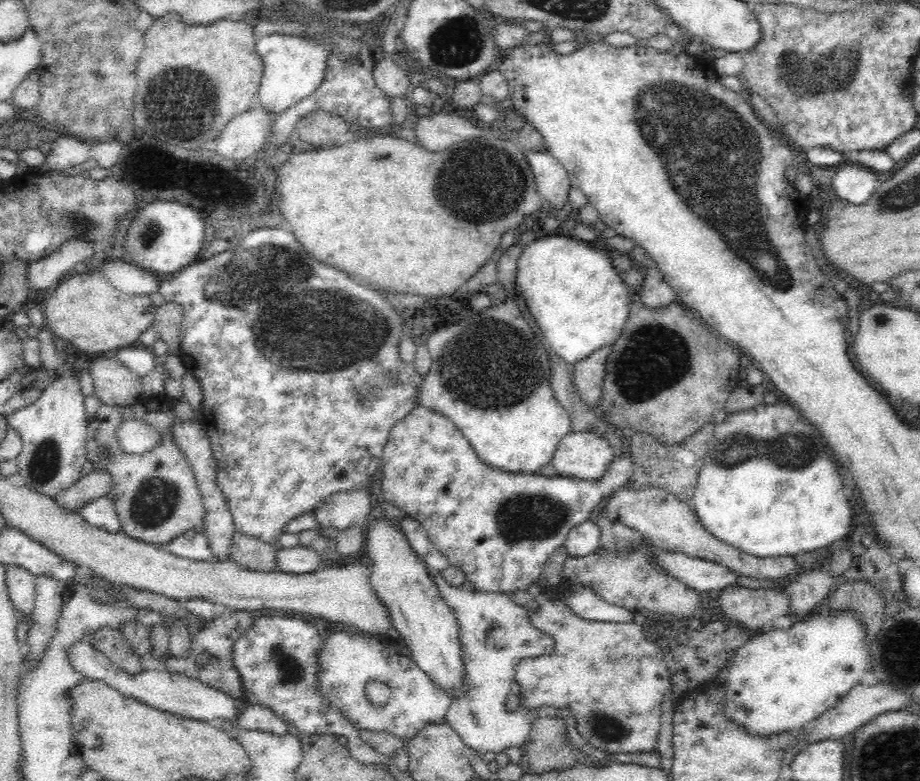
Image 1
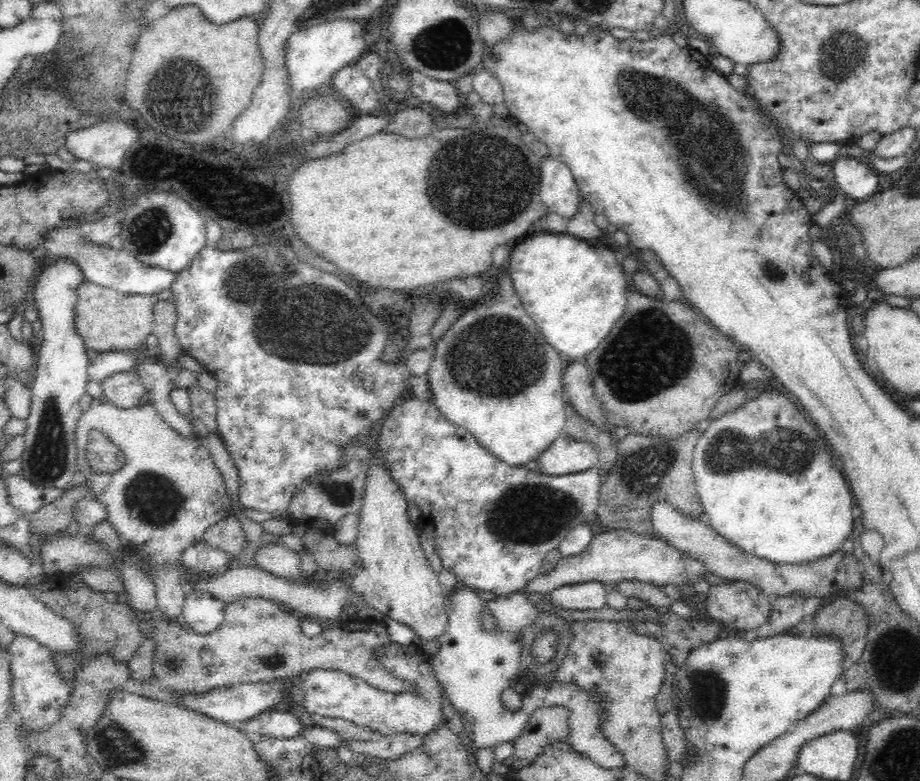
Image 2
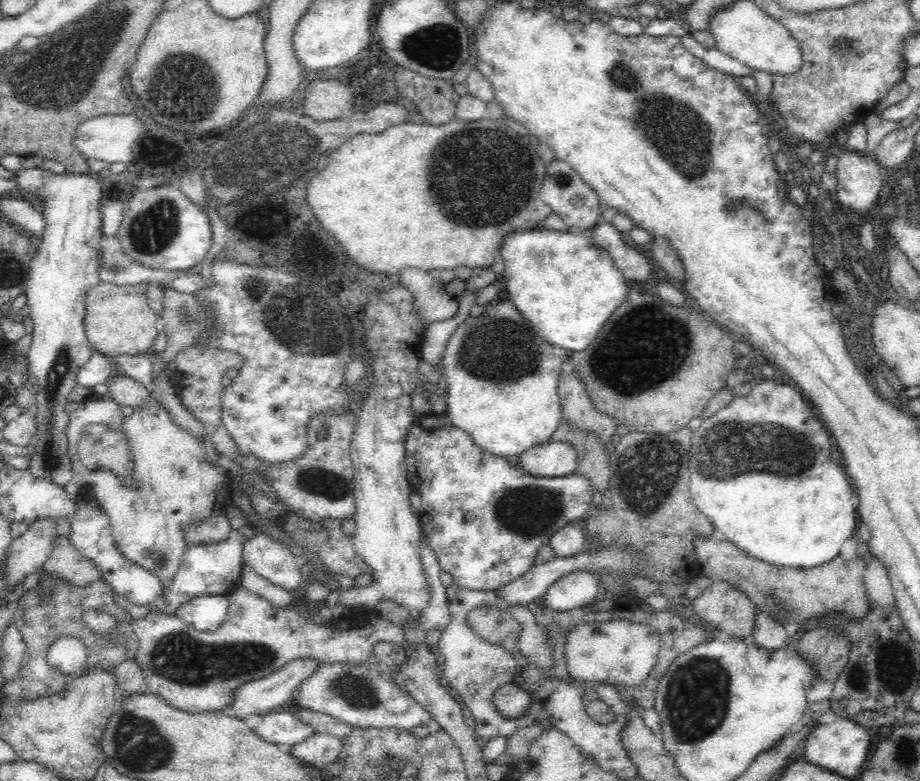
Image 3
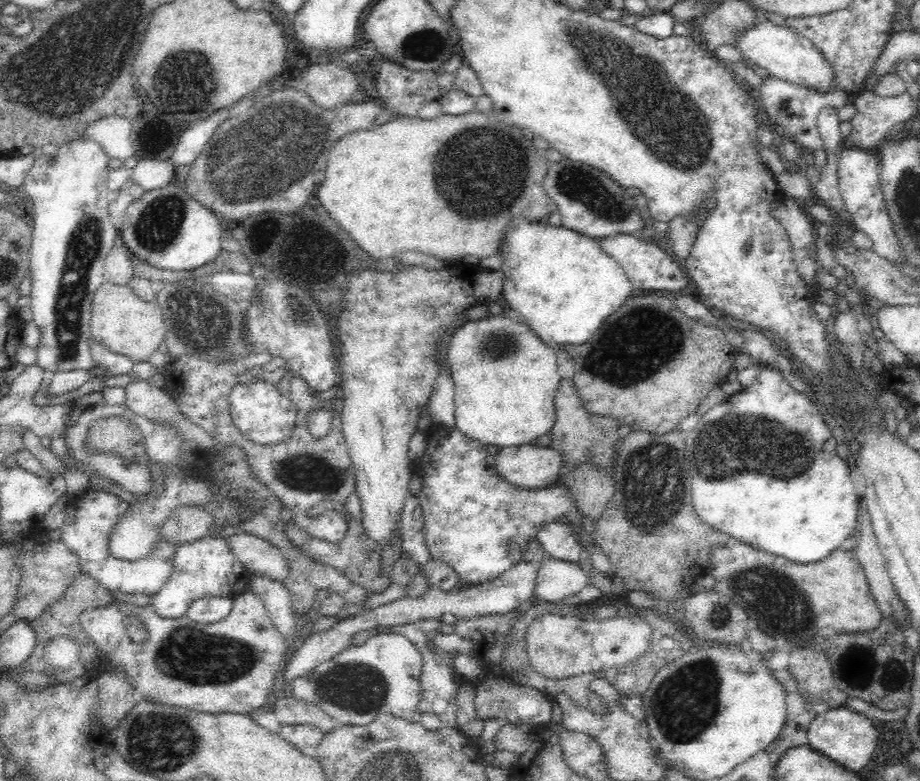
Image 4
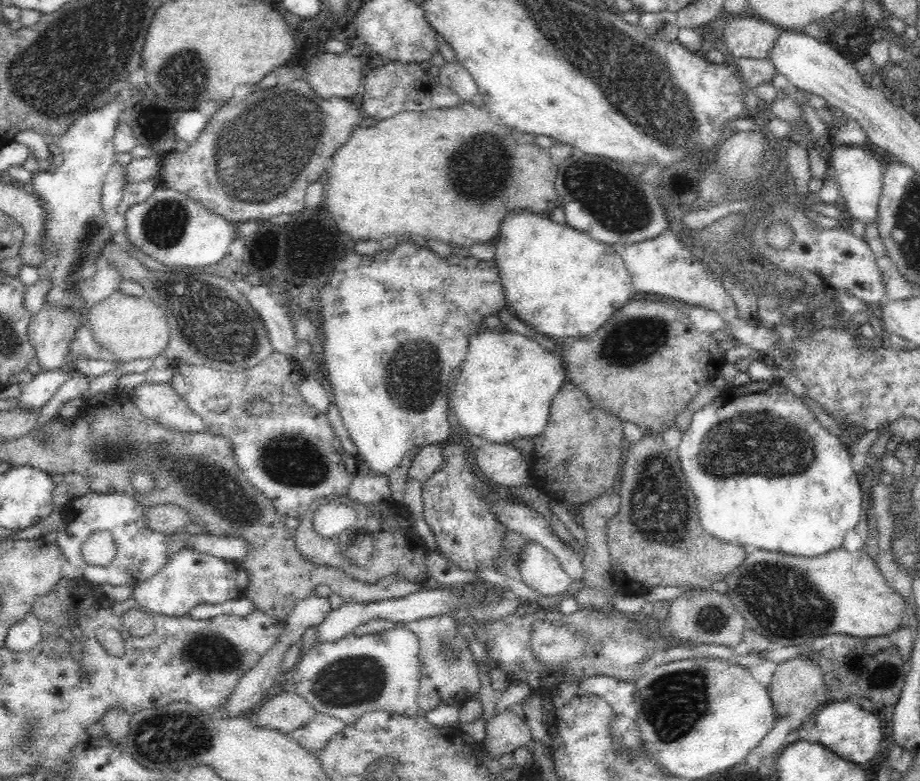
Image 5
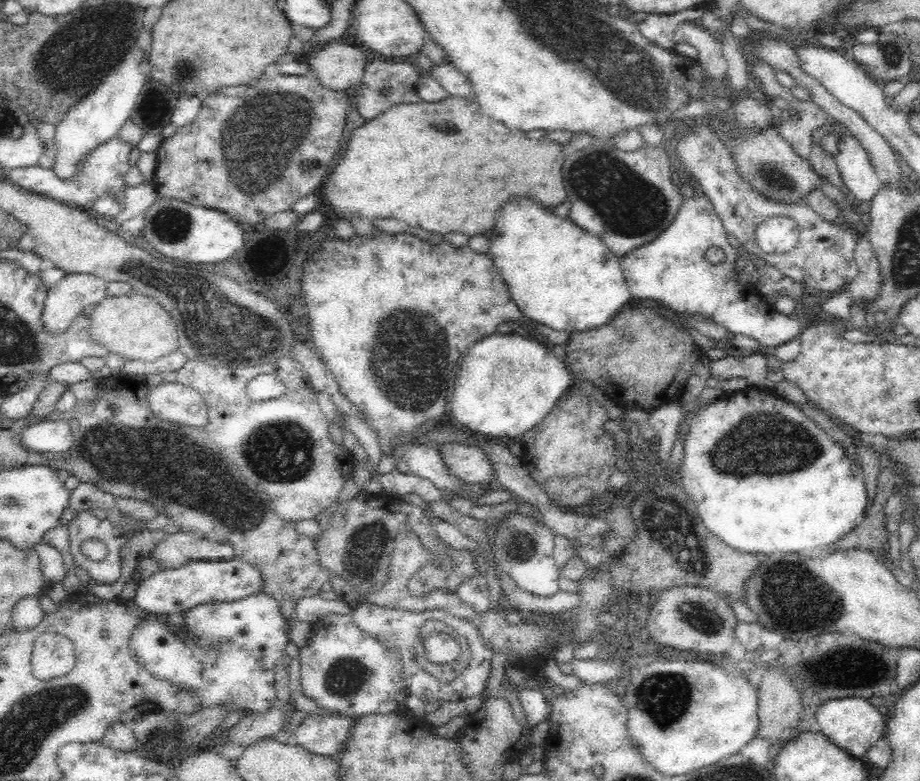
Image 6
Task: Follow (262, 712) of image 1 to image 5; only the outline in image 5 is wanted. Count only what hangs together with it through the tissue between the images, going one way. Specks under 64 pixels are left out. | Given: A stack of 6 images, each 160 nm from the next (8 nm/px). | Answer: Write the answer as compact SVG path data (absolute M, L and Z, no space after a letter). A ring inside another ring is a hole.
M318 713L309 723L295 728L288 736L302 748L317 753L344 726L339 718Z

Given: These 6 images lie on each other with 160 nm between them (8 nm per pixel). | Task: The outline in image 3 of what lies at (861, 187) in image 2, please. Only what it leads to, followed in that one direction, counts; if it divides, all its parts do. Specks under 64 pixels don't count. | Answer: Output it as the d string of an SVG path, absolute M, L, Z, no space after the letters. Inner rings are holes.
M860 151L837 153L838 200L868 218L882 190L884 170L872 155Z

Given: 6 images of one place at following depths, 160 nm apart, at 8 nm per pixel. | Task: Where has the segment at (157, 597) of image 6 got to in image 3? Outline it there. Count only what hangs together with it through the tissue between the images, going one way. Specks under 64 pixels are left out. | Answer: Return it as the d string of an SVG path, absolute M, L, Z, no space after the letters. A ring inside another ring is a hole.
M232 528L229 537L222 542L189 546L182 555L182 564L170 586L158 597L153 609L166 615L175 615L176 610L191 598L202 595L228 595L237 586L242 574L242 551L247 540L242 530Z

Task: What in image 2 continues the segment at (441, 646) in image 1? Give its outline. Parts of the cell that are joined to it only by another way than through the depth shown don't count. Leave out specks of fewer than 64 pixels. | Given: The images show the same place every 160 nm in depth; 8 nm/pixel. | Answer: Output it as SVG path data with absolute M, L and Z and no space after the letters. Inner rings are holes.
M377 446L371 452L372 466L366 472L359 529L354 544L364 568L354 576L352 586L365 598L368 606L412 629L420 645L422 642L439 644L449 623L445 593L438 575L425 557L414 523L408 520L406 508L409 504L398 484L392 481L389 470L379 460Z

